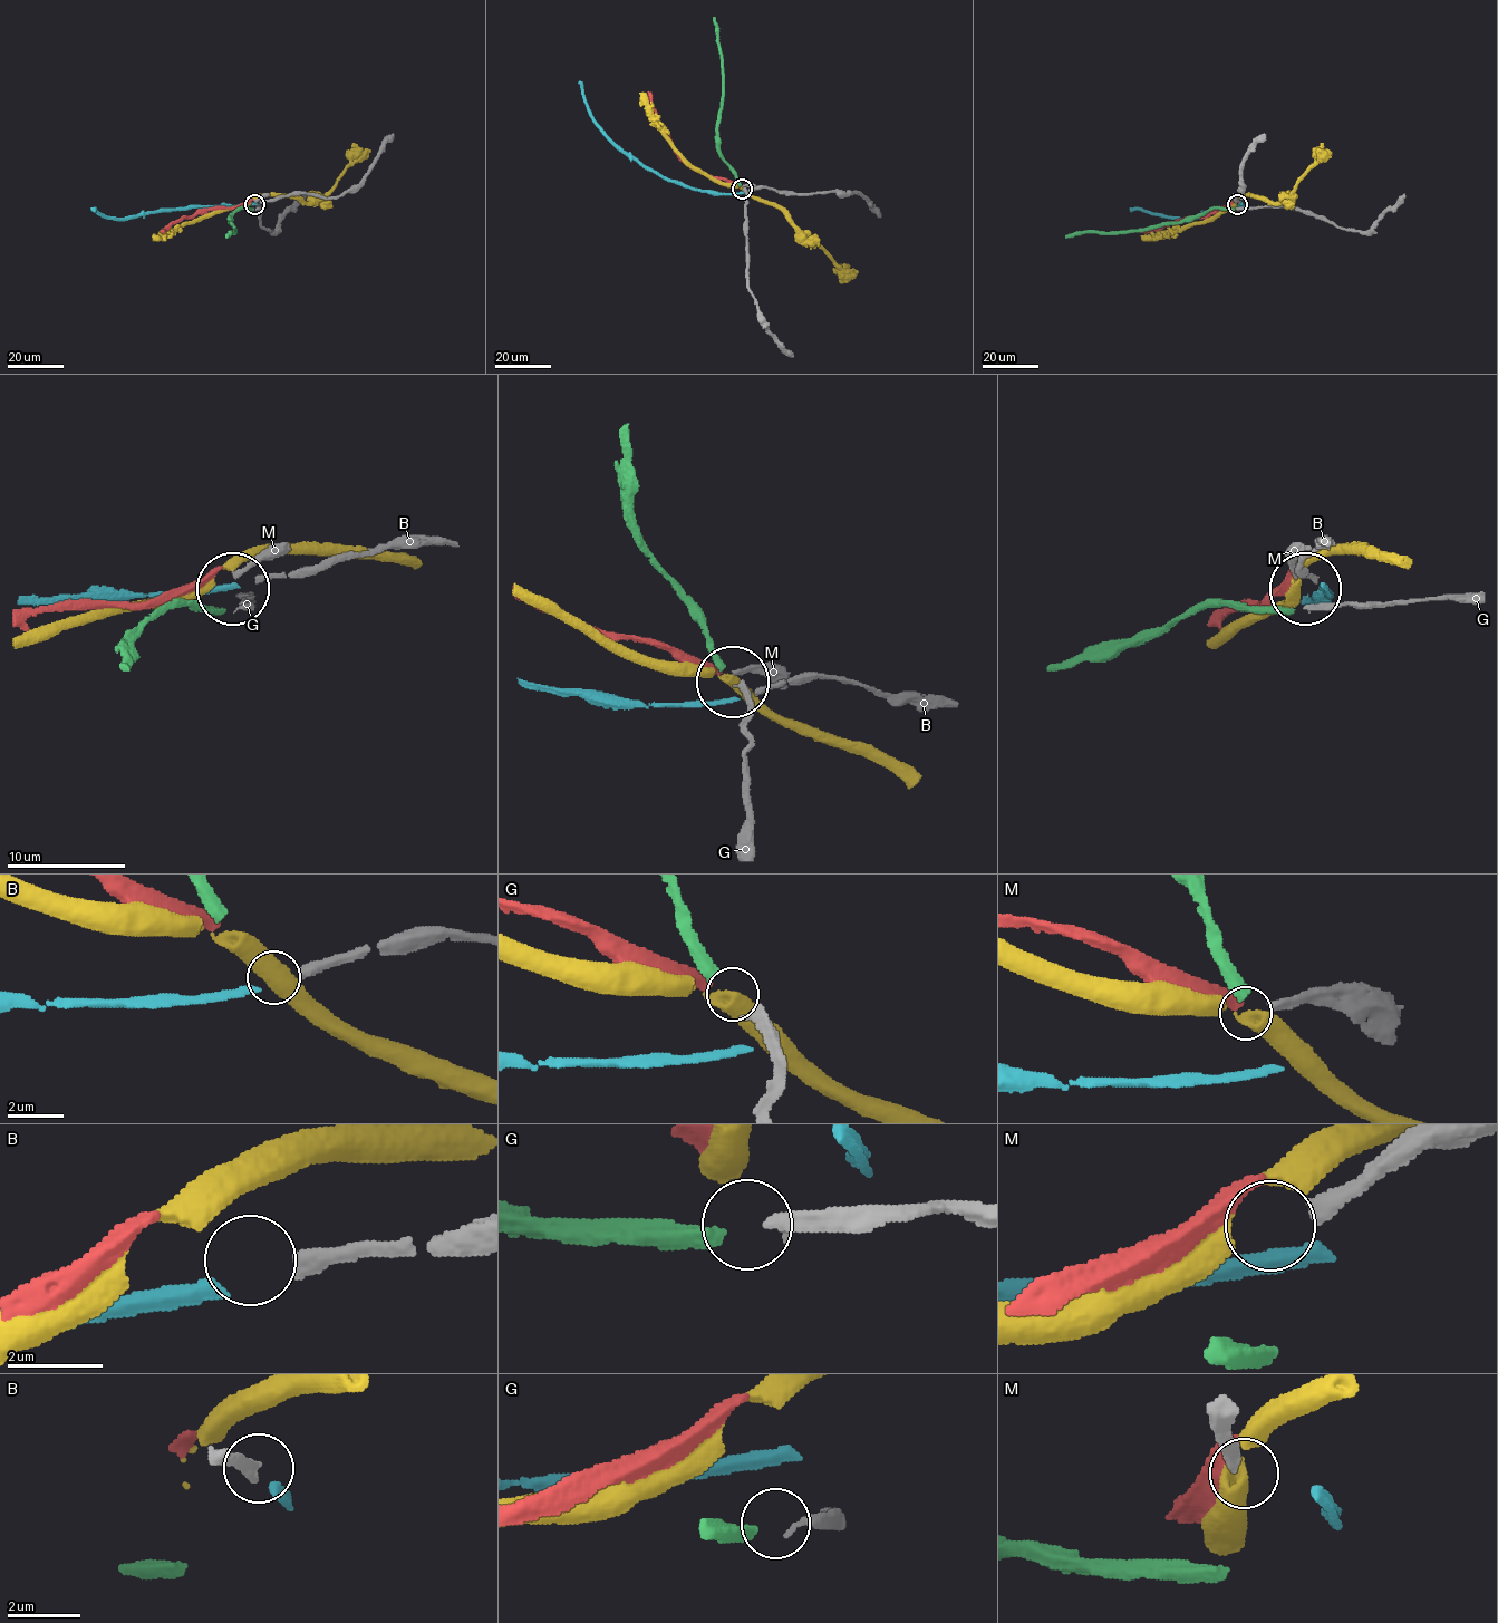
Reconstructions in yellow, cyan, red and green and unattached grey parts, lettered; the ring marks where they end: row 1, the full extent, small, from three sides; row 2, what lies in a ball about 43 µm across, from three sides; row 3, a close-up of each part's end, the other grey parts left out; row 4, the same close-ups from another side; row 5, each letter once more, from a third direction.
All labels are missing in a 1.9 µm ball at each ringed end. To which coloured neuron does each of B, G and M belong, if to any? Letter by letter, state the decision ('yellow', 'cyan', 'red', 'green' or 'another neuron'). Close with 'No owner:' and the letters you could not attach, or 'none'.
B: cyan
G: green
M: another neuron
No owner: M

